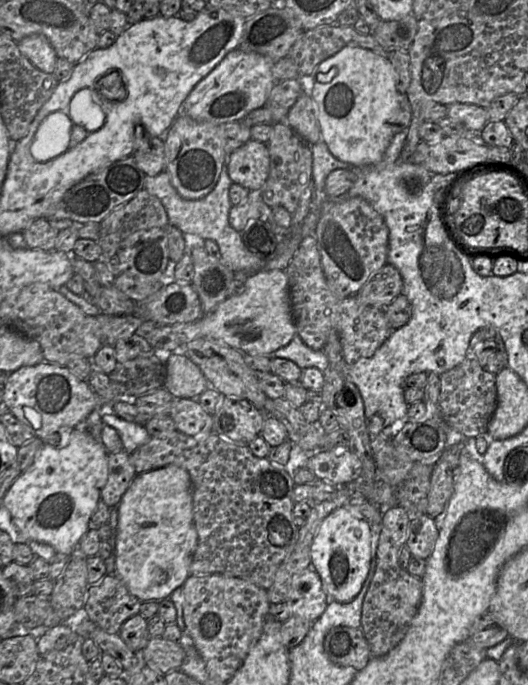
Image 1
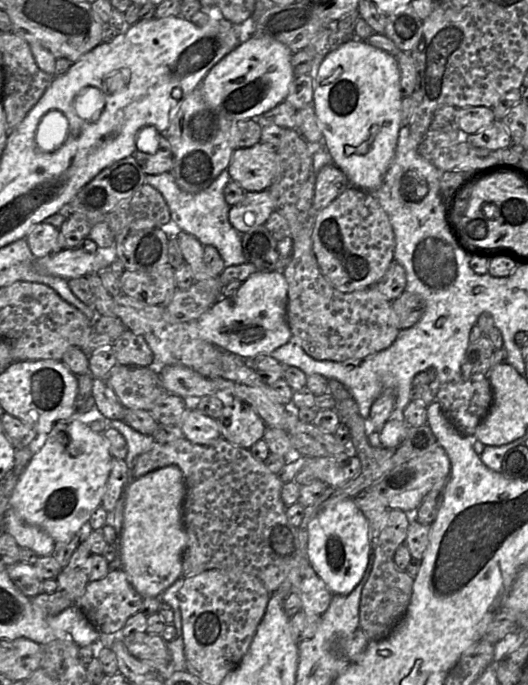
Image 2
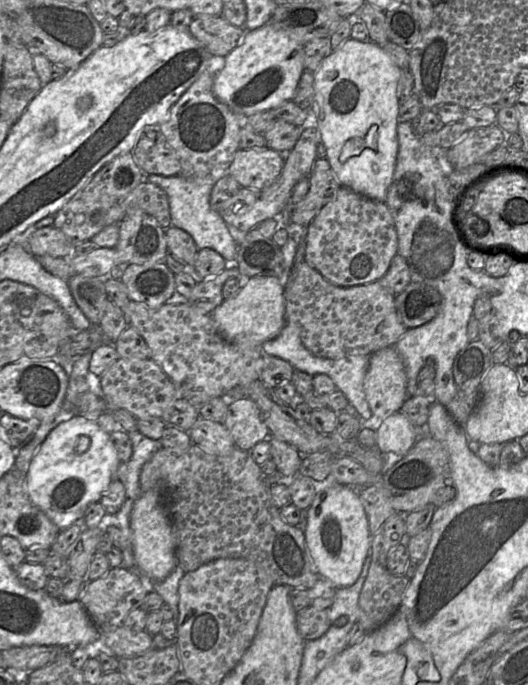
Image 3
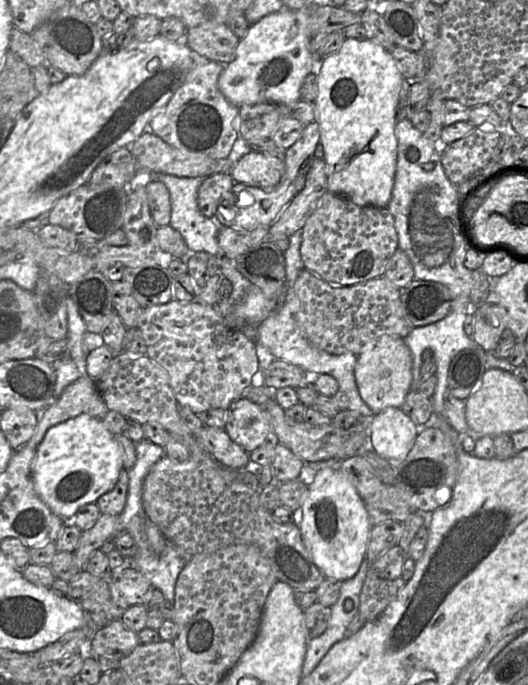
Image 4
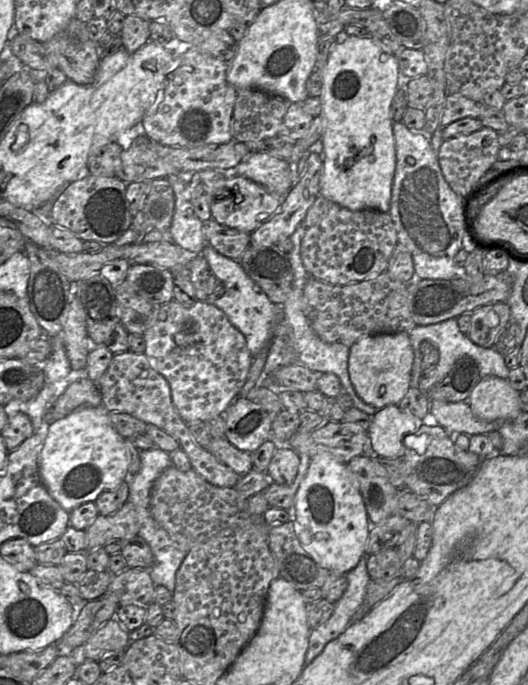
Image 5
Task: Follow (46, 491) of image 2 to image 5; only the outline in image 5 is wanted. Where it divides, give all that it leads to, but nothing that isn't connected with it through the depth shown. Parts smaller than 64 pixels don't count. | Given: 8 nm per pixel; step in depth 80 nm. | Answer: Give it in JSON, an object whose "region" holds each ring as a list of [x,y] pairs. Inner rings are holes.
{"region":[[[103,405],[81,408],[54,421],[48,427],[39,455],[39,473],[49,494],[66,511],[71,511],[86,502],[95,502],[101,493],[115,490],[130,476],[125,439],[112,426],[109,414]]]}

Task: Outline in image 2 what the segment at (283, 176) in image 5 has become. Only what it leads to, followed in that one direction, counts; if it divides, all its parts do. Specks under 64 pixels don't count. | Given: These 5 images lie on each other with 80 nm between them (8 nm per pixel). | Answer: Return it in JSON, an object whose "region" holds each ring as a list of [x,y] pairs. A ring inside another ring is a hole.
{"region":[[[263,142],[234,150],[227,171],[246,191],[263,191],[274,181],[279,167],[276,149]]]}

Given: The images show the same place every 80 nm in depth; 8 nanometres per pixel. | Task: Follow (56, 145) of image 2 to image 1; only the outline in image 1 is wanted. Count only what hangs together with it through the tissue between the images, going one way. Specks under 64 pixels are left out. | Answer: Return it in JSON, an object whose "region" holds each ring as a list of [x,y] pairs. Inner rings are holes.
{"region":[[[62,111],[50,113],[40,124],[30,146],[32,157],[38,162],[52,160],[69,149],[73,122]]]}

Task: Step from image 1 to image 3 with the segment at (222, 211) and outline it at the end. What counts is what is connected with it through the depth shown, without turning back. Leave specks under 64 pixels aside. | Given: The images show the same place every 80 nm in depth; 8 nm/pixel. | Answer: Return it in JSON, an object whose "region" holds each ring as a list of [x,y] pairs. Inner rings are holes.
{"region":[[[219,164],[206,176],[200,177],[157,174],[145,176],[147,182],[156,184],[165,191],[170,207],[171,225],[186,231],[193,238],[198,249],[211,248],[218,252],[228,264],[235,262],[238,244],[220,213],[210,207],[210,195],[214,184],[220,178],[229,175],[229,166],[230,164]]]}

